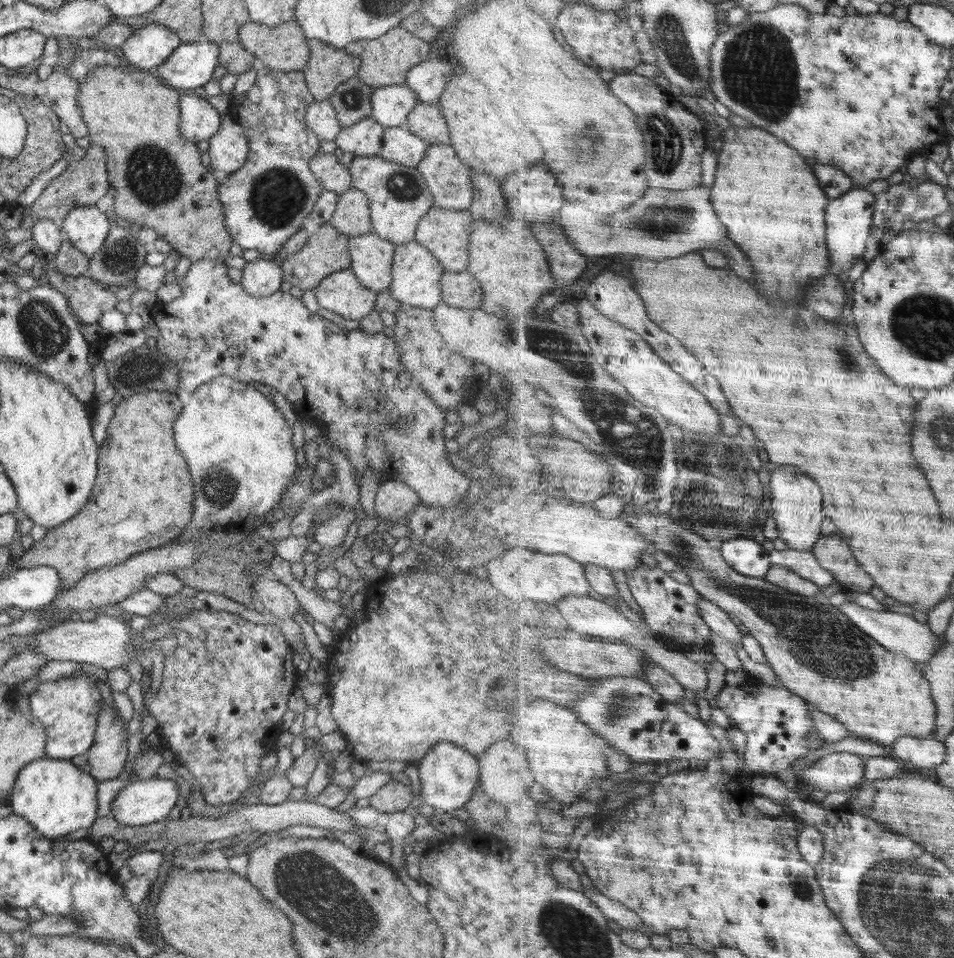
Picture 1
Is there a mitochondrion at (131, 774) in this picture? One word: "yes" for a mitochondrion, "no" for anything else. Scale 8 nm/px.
no

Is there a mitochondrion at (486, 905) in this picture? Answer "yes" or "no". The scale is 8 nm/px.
no

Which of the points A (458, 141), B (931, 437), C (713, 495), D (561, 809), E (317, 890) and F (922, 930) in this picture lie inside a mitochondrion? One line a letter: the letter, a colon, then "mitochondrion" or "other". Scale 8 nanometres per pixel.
A: other
B: mitochondrion
C: mitochondrion
D: other
E: mitochondrion
F: mitochondrion

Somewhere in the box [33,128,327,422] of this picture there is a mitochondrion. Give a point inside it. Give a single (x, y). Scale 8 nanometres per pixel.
(152, 176)

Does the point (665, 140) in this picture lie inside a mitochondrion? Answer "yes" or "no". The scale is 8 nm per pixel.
yes

